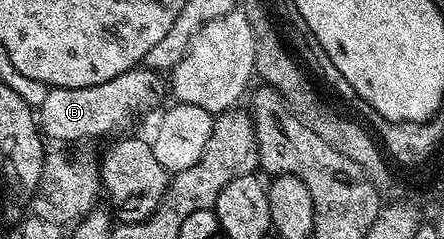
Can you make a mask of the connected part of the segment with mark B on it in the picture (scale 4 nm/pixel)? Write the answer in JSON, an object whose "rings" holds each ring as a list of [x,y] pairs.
{"rings":[[[140,65],[113,77],[113,81],[101,81],[101,85],[89,85],[81,89],[52,87],[37,109],[40,130],[48,140],[55,141],[77,141],[107,133],[158,101],[159,94],[163,89],[165,91],[164,80],[162,83],[159,79],[162,79],[160,72]]]}

